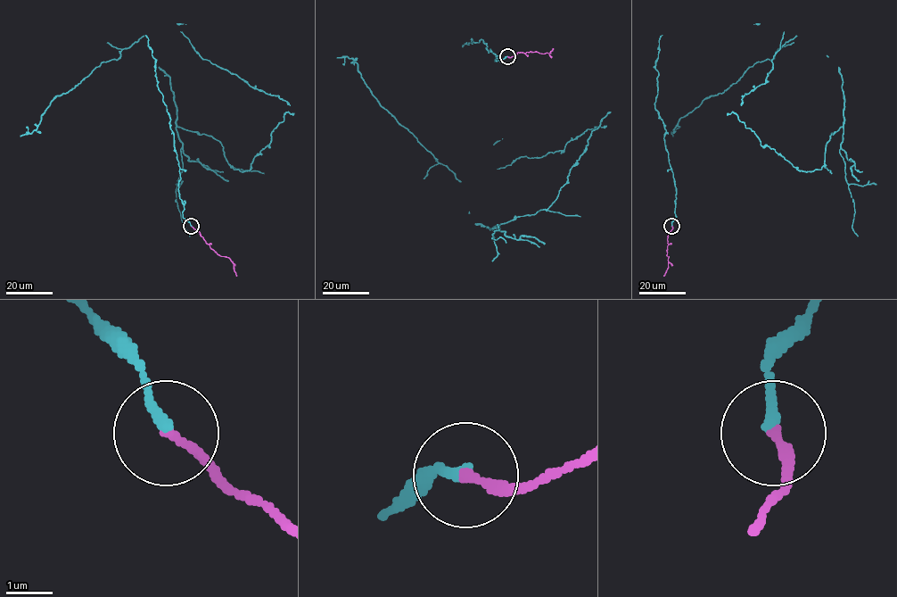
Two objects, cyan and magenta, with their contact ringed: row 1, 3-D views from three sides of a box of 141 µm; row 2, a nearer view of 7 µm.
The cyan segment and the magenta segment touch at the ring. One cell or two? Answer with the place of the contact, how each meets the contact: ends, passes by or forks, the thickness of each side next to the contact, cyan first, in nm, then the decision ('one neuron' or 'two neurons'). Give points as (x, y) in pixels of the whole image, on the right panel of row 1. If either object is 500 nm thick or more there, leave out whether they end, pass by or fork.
(671, 226) | cyan ends | magenta ends | 240/200 nm | one neuron

